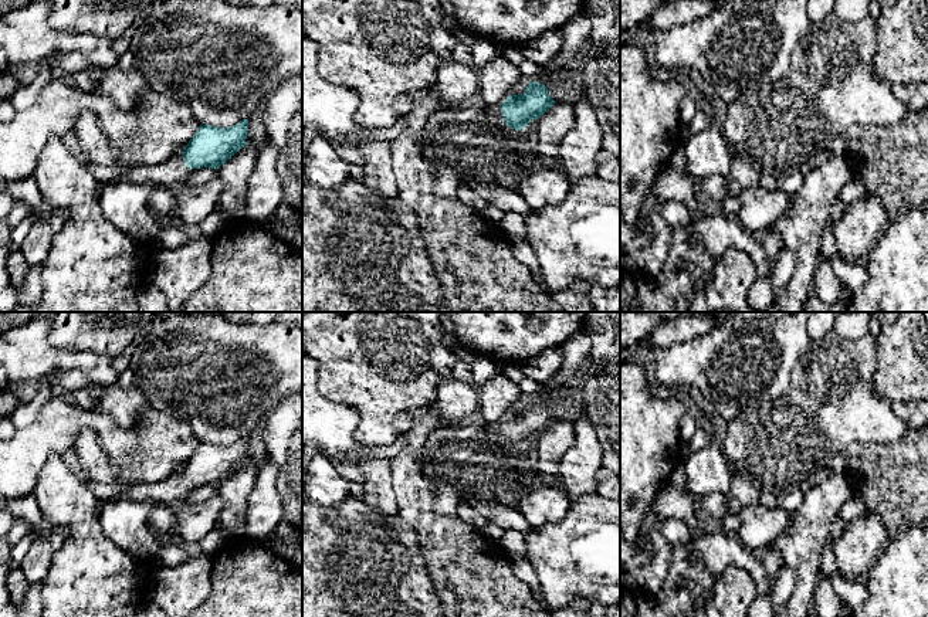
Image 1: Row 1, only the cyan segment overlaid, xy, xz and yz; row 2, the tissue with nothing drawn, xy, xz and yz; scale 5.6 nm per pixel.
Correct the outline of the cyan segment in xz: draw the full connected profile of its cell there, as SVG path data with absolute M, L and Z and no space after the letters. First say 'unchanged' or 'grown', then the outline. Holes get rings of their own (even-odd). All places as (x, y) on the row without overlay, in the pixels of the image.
grown; M529 399L519 413L509 413L499 424L482 423L484 431L492 443L507 443L522 448L532 437L542 434L555 418L543 401Z

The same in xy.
grown; M248 437L230 445L200 443L180 472L156 484L142 484L129 488L121 499L152 501L155 505L169 506L184 498L190 487L219 487L243 464L247 462Z

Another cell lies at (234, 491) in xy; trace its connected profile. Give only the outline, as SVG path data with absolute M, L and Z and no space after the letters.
M245 462L217 487L217 494L223 499L217 530L224 539L240 535L243 530L247 499L254 487L257 472L258 468L253 462Z

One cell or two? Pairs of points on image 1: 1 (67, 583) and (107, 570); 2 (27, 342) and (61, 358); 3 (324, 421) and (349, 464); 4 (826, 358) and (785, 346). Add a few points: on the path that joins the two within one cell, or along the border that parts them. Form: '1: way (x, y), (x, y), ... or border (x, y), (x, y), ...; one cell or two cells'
1: way (77, 582), (97, 580); one cell
2: way (36, 351), (43, 358), (53, 358); one cell
3: way (334, 431), (337, 441), (346, 454); one cell
4: border (810, 341), (791, 373), (791, 383); two cells

